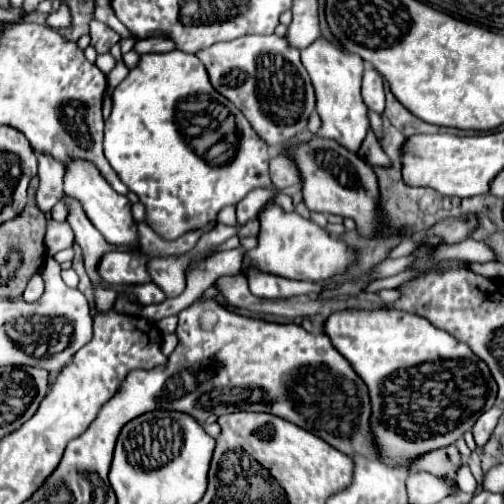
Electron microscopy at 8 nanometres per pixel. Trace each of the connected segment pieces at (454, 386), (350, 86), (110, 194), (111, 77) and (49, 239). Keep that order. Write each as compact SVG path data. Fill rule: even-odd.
M340 311L332 313L324 325L332 345L350 361L354 371L366 381L372 401L372 431L382 451L382 463L402 465L436 447L452 445L458 437L470 431L472 423L488 411L498 393L498 385L488 365L472 353L466 343L460 343L450 333L434 327L428 319L396 311Z
M318 37L302 51L302 63L310 73L316 91L316 111L322 117L322 127L318 135L334 139L342 147L356 153L368 131L368 117L366 117L368 109L360 97L364 59L360 59L360 55L352 55L350 51L344 51L342 47L330 43L324 37Z
M72 161L66 175L64 175L64 191L66 195L72 195L80 199L86 215L94 223L94 227L104 235L104 239L110 245L132 245L138 247L140 235L138 235L138 223L132 217L130 201L124 195L118 195L98 173L98 169L92 163L86 161Z
M120 61L120 63L116 63L116 67L108 73L108 85L112 87L112 89L114 89L114 87L118 87L126 75L128 75L126 65L124 65L122 61Z
M54 219L46 221L46 235L44 235L44 245L48 249L48 255L56 255L62 249L72 247L74 233L68 223L58 223Z

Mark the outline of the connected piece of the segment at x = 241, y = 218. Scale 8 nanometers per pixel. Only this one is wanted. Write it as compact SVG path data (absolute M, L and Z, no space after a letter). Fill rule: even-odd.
M254 189L250 191L236 207L236 215L238 215L238 225L246 225L248 221L256 219L258 217L258 211L260 207L272 197L270 191L264 191L264 189Z

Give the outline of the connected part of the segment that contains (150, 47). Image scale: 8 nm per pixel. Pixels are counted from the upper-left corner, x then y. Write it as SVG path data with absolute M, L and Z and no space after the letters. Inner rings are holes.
M148 37L148 39L140 39L134 45L134 51L138 55L146 55L146 53L166 53L174 49L174 41L168 37Z

